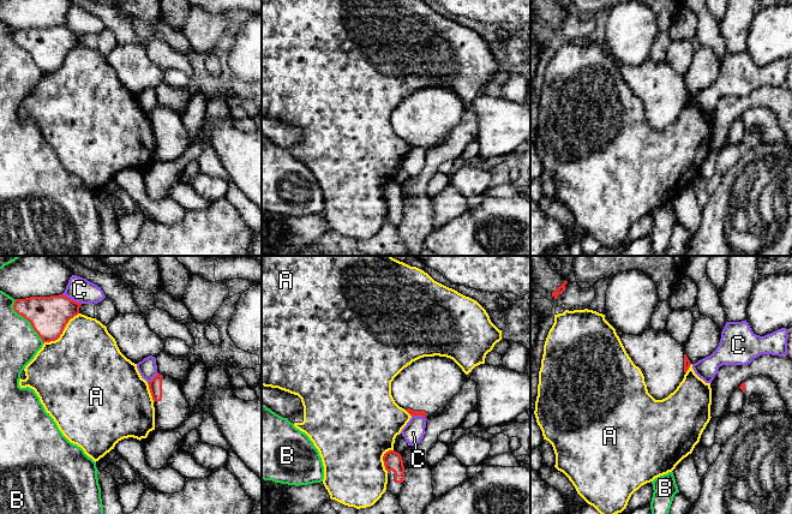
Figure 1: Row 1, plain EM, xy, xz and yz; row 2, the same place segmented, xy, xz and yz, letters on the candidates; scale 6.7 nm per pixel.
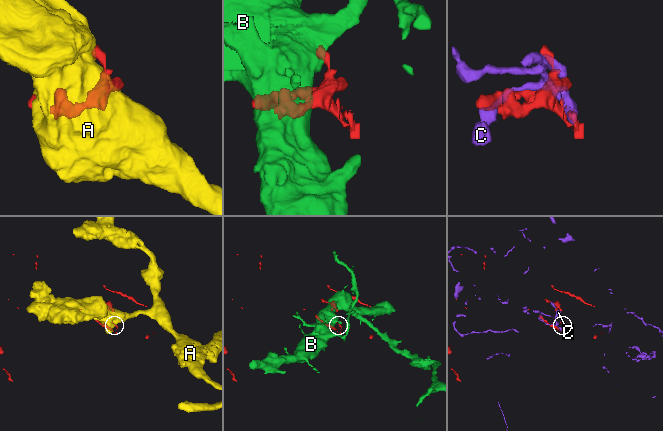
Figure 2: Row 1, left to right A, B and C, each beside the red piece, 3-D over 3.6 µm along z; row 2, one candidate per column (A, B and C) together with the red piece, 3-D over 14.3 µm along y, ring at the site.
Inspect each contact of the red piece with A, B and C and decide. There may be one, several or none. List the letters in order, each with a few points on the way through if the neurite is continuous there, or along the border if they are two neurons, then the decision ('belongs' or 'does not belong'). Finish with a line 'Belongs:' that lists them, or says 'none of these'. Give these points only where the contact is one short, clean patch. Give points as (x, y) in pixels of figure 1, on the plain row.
A: does not belong
B: does not belong
C: does not belong
Belongs: none of these

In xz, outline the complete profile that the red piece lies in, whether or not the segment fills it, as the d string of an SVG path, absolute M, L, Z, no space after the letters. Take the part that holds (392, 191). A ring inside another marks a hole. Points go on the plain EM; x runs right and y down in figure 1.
M389 181L384 185L383 192L385 201L388 202L386 221L398 228L404 210L404 197L402 187L395 181Z

